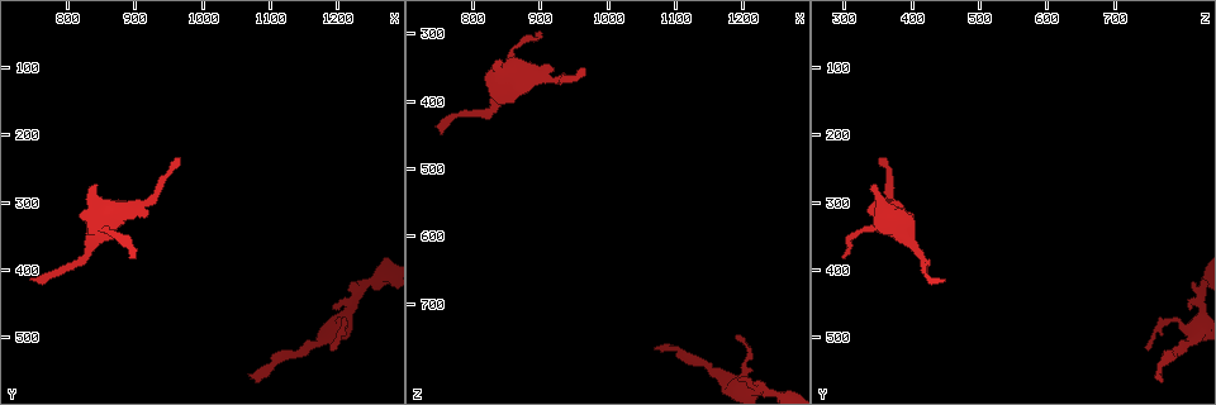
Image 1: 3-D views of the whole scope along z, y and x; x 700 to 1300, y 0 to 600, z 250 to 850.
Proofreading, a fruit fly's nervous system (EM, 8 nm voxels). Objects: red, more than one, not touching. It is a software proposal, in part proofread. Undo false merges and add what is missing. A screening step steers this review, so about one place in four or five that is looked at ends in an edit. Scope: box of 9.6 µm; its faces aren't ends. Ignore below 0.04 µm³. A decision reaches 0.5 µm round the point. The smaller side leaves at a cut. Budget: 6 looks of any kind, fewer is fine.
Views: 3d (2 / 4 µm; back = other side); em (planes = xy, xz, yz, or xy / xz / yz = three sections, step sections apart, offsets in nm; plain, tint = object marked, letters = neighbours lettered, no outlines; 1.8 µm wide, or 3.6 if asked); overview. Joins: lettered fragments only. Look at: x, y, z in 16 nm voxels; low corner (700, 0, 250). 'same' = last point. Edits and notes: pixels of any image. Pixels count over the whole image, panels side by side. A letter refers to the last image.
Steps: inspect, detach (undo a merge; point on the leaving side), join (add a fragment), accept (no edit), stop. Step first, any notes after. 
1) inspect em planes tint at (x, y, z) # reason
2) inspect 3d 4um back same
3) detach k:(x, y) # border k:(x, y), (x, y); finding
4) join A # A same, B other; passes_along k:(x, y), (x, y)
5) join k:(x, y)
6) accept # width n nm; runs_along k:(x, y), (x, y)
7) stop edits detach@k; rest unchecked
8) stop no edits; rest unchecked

inspect em xy step 4 tint at (965, 235, 350) # branch stops here

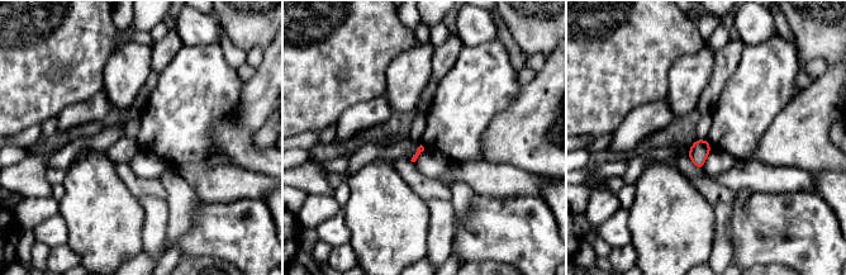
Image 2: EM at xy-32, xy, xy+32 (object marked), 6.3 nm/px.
inspect em planes tint same

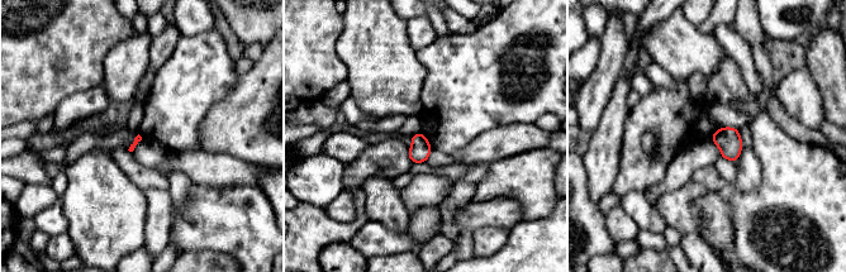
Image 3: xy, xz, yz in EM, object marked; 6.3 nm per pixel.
inspect em planes letters same

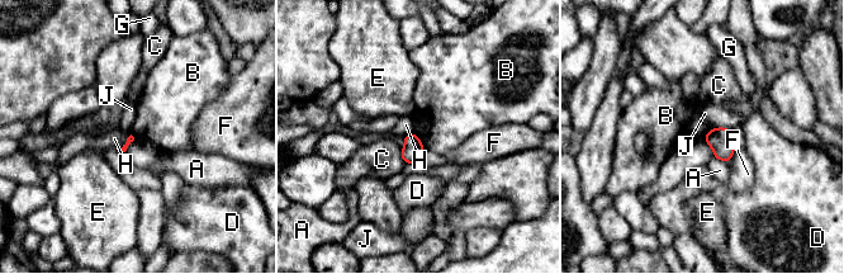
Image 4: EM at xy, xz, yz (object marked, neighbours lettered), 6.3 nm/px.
accept # A other, B other, C other, D other, E other, F other, G other, H other, J other; border 4:(415, 132), (425, 147); no lettered fragment goes on from it

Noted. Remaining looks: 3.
inspect em yz step 16 tint at (1070, 555, 770) # branch stops here

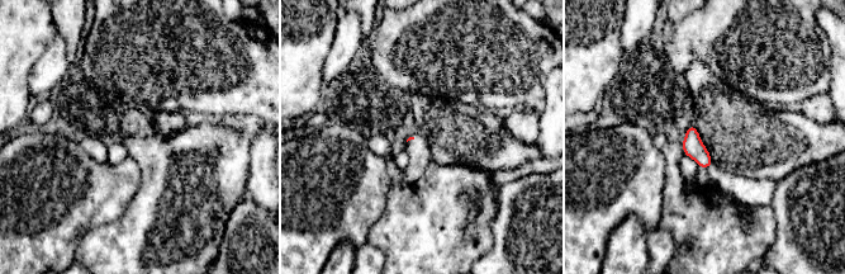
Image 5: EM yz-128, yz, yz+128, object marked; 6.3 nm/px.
inspect em planes letters same

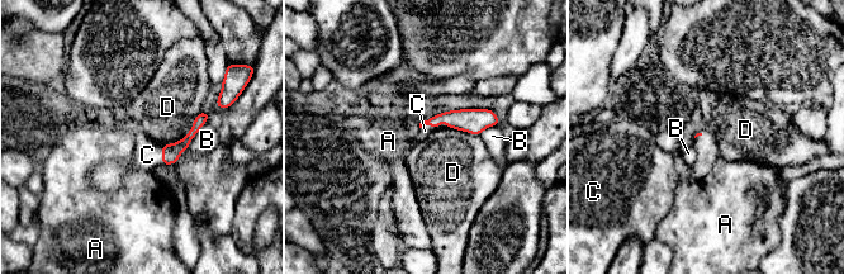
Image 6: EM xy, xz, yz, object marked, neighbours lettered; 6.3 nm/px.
join C # A other, B other, C same, D other; passes_along 6:(472, 121), (434, 126), (425, 131); it goes on there

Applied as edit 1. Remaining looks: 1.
stop edits join@6; rest unchecked

